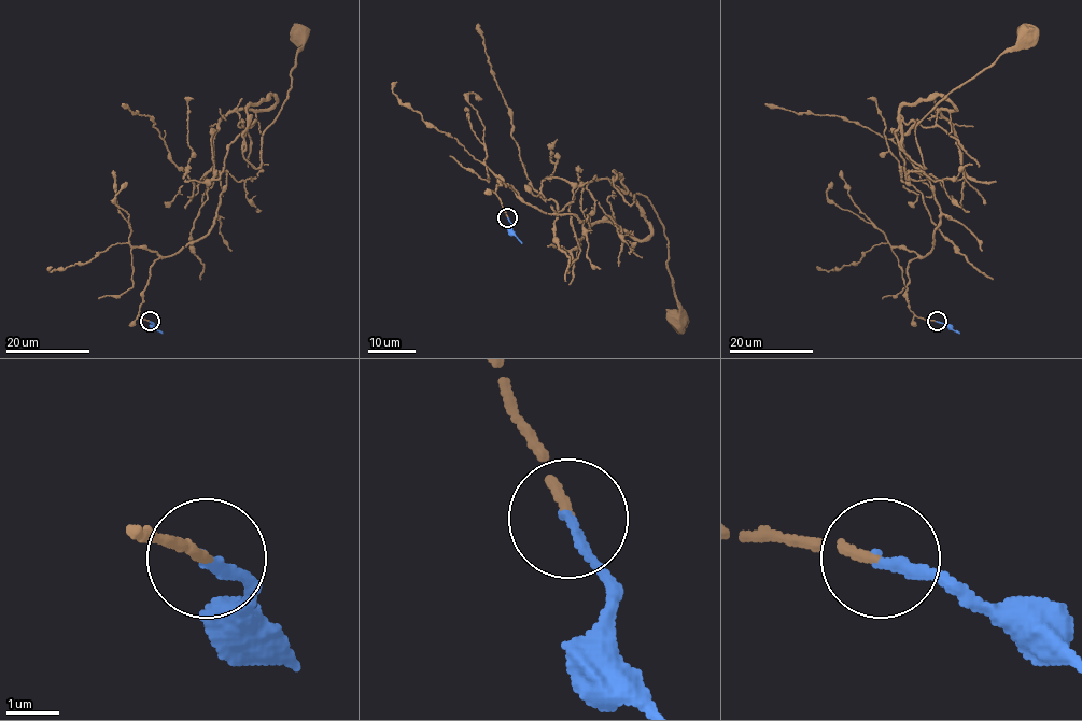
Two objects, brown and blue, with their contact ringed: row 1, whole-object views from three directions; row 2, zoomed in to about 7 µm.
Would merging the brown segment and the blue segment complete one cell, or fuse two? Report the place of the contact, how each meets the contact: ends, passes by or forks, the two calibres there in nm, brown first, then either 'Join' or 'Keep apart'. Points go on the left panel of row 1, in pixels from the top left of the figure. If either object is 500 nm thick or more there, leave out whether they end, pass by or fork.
Place: (150, 321). At the ring brown ends. At the ring blue ends. Thickness 180 nm (brown) against 190 nm. Join

